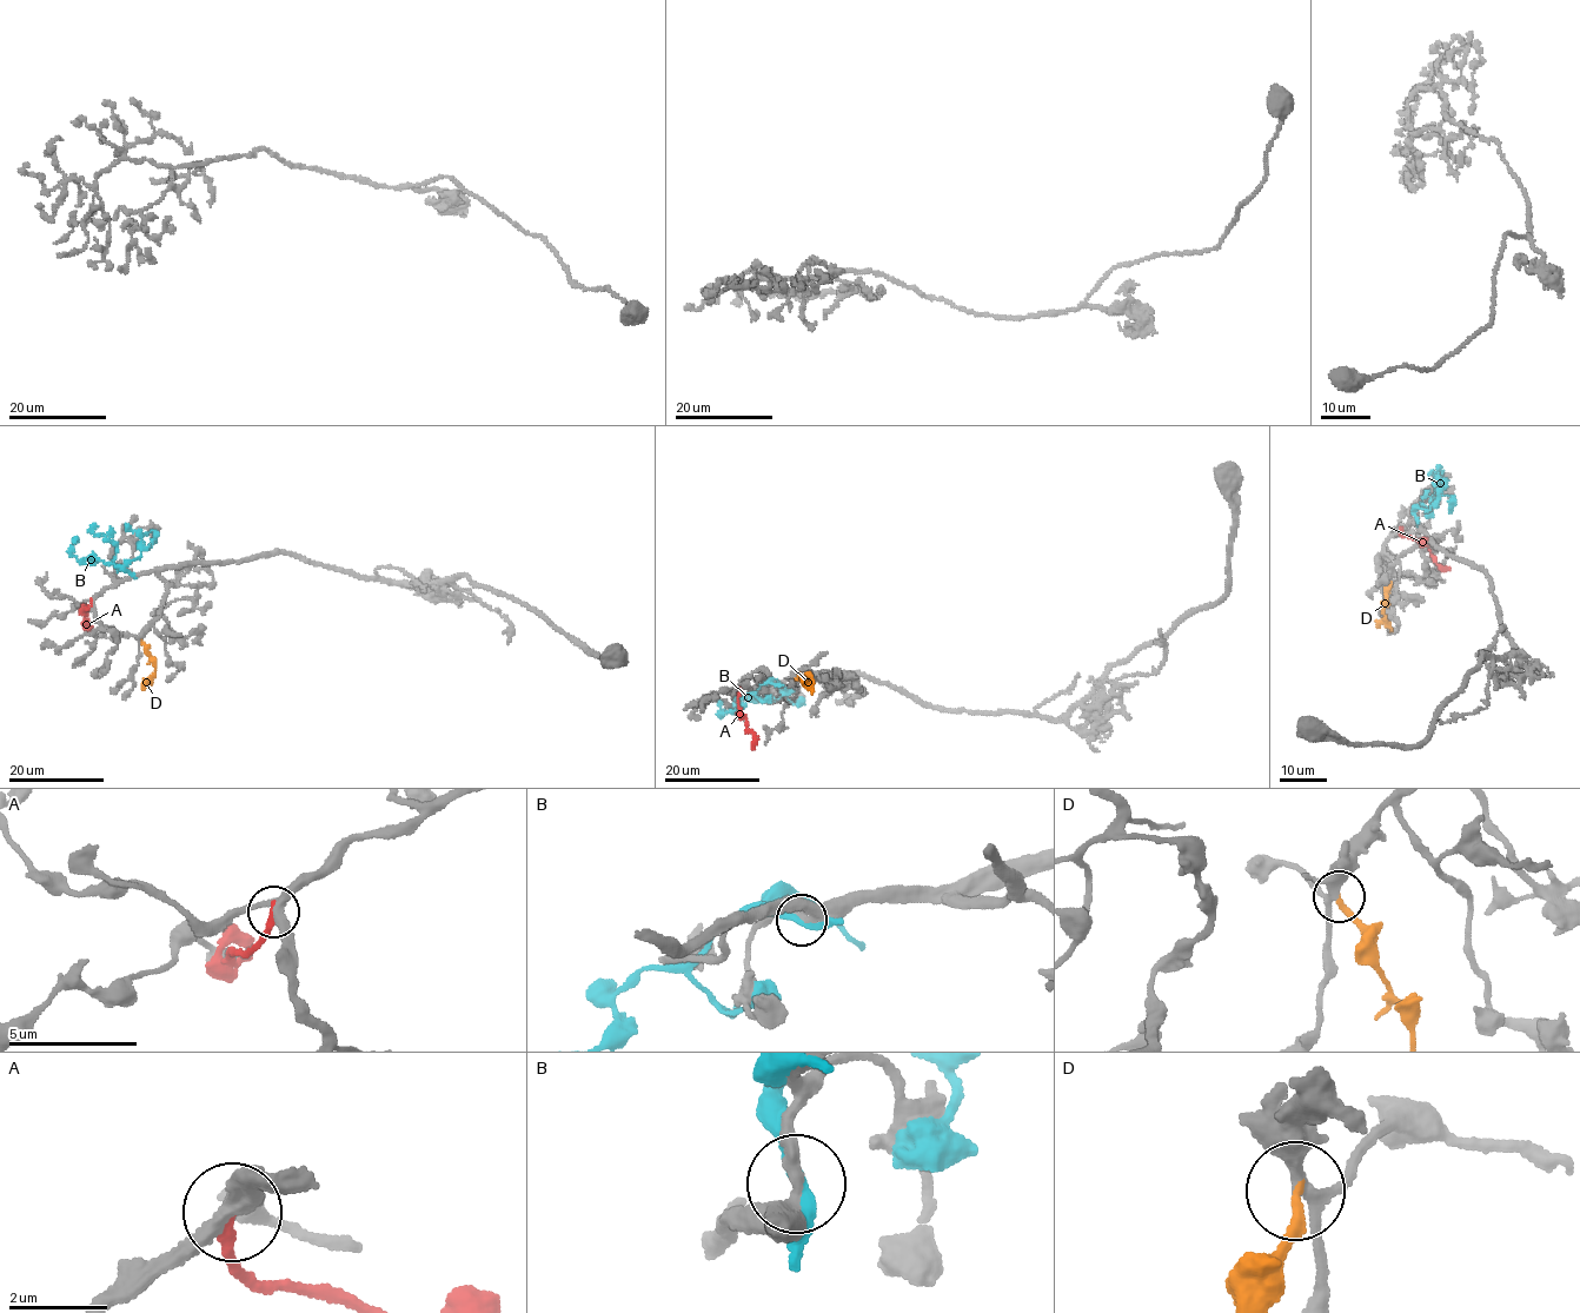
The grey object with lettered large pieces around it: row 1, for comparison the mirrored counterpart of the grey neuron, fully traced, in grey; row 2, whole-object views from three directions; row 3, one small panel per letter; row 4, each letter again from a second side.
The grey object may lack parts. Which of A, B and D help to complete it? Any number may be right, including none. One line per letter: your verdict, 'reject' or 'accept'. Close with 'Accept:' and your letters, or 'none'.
A: reject
B: reject
D: accept
Accept: D

